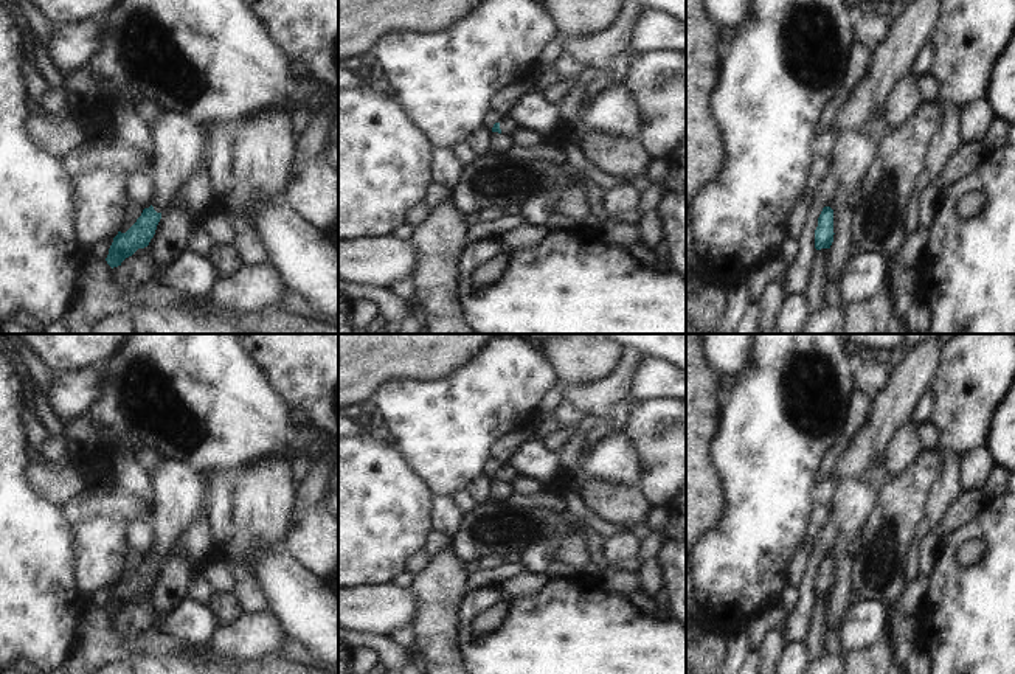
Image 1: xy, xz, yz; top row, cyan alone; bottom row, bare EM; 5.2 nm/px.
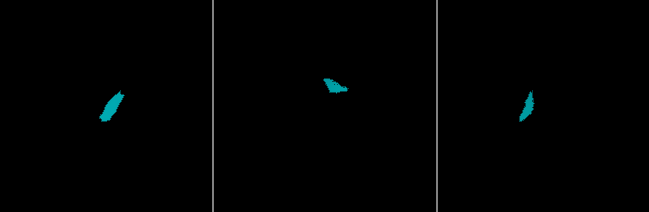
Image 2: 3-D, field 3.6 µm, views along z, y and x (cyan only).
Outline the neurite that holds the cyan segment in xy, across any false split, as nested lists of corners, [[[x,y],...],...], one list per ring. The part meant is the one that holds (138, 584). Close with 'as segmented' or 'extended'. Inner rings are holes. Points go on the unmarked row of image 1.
[[[161,458],[149,477],[152,511],[147,523],[154,530],[151,554],[143,558],[126,581],[118,579],[113,585],[106,606],[112,617],[121,613],[138,596],[149,593],[177,537],[192,526],[206,503],[202,474],[180,460]]]; extended

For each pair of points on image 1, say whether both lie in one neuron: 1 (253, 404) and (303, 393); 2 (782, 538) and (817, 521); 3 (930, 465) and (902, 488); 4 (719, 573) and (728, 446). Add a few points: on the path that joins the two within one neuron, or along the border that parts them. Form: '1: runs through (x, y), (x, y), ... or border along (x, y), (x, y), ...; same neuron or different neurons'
1: border along (259, 368), (272, 389), (292, 409); different neurons
2: border along (815, 505), (804, 538), (792, 559); different neurons
3: runs through (924, 471), (908, 486); same neuron
4: runs through (739, 542), (739, 477); same neuron

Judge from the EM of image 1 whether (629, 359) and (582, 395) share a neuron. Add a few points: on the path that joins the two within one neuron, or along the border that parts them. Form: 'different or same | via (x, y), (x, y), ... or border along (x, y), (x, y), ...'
same | via (623, 373), (601, 395), (596, 395)

